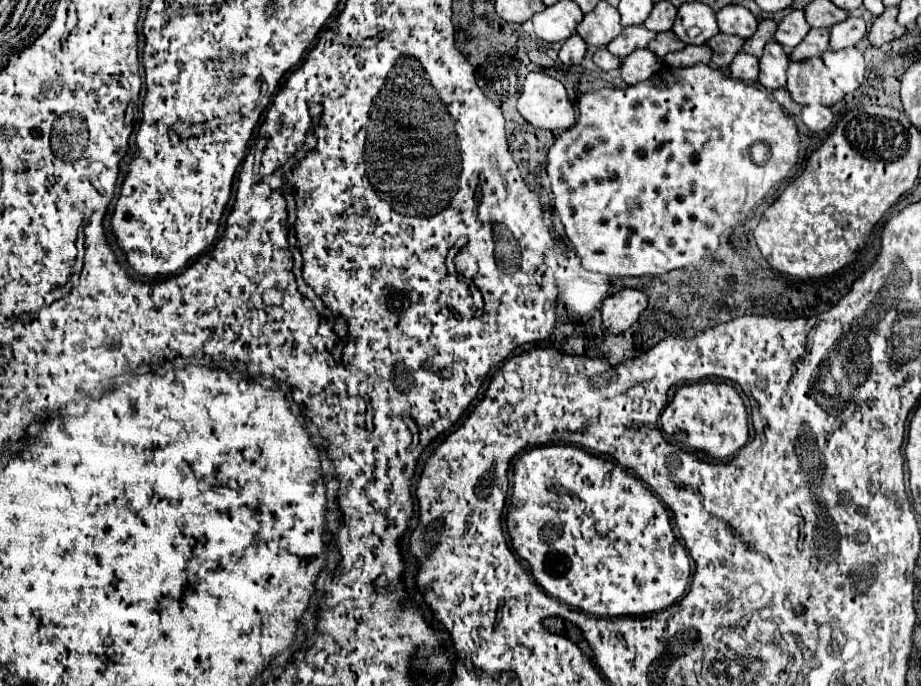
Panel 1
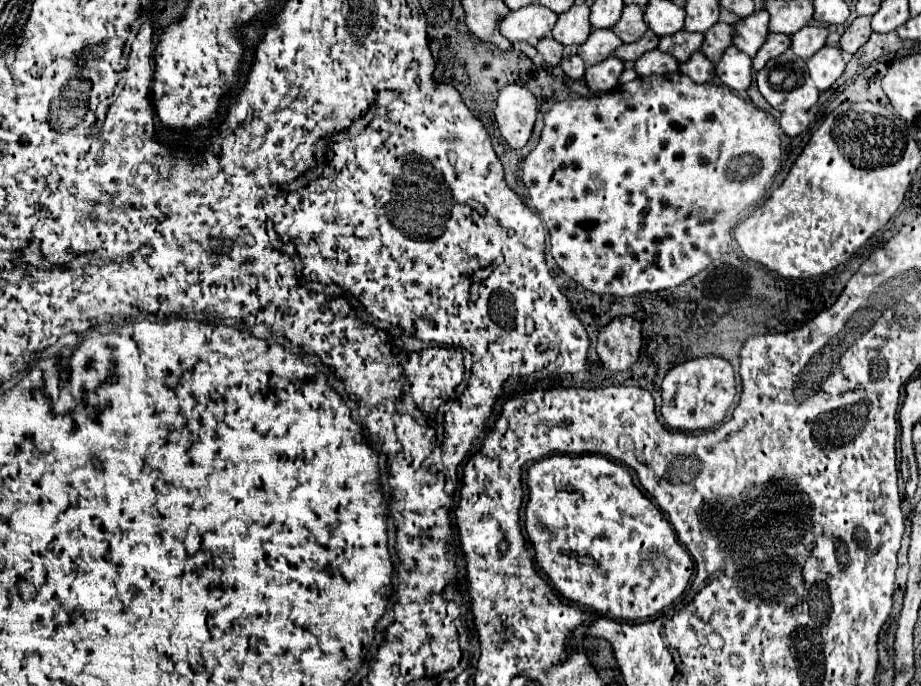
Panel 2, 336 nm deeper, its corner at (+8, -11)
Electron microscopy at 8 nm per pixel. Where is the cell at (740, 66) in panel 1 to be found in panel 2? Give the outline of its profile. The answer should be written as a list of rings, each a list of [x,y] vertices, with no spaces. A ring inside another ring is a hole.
[[[695,52],[691,54],[691,60],[679,64],[679,72],[689,76],[693,82],[711,82],[715,78],[715,66],[707,56],[703,56],[703,52]]]

